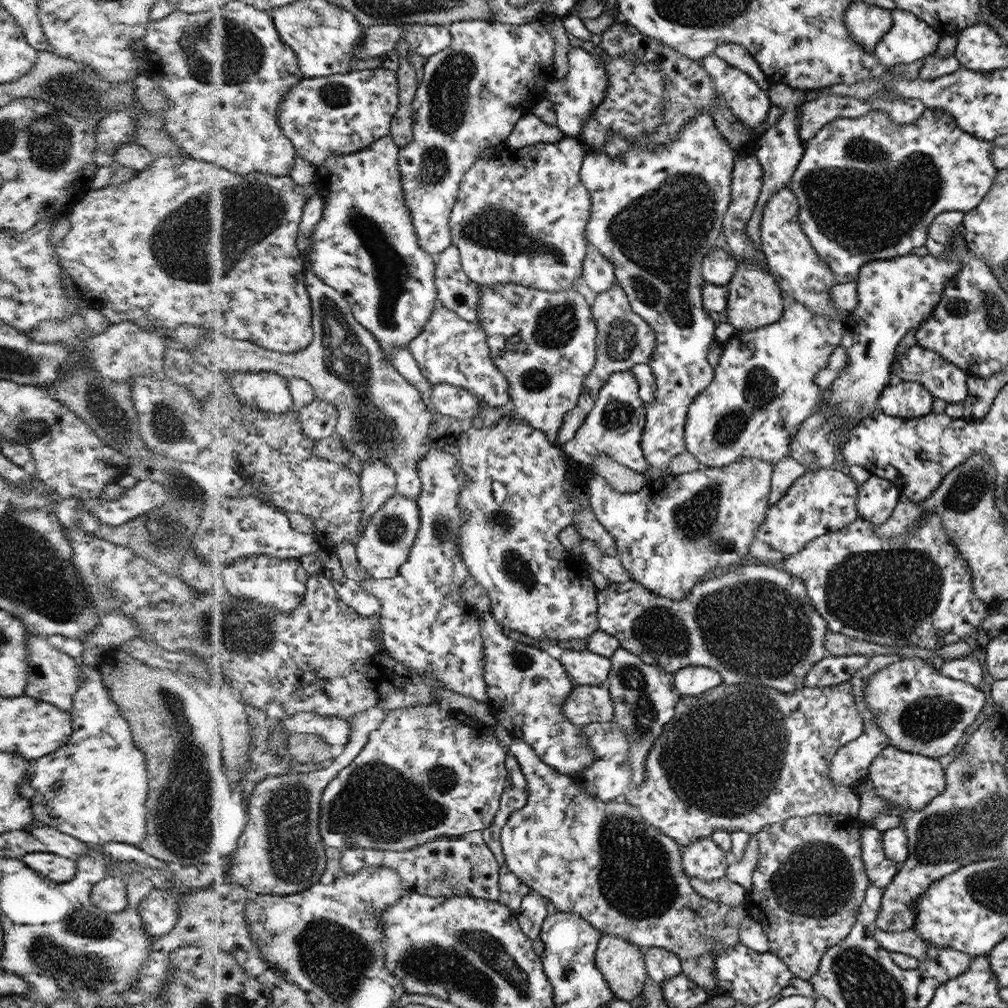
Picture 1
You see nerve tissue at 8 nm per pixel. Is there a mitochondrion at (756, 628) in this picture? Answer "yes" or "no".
yes

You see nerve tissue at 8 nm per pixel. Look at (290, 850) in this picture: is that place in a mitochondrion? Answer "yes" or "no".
yes

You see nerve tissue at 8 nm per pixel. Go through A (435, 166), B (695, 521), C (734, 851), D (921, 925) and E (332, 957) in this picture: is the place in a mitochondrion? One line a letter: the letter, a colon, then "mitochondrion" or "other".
A: mitochondrion
B: mitochondrion
C: other
D: other
E: mitochondrion

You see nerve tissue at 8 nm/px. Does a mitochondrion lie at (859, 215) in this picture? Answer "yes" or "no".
yes

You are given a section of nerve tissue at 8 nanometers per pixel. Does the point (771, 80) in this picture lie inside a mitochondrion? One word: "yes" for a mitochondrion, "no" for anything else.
no

